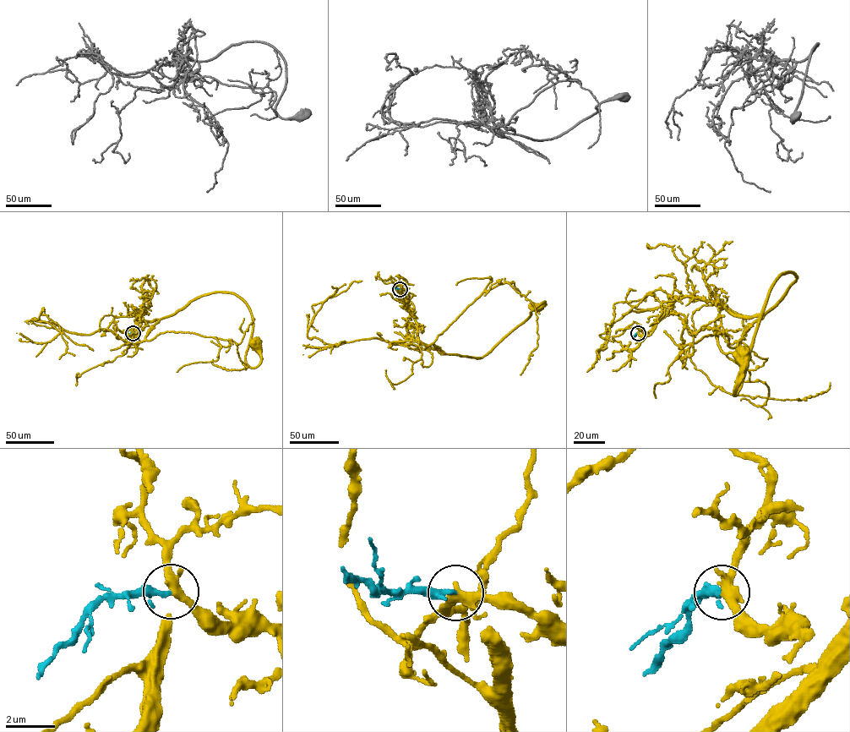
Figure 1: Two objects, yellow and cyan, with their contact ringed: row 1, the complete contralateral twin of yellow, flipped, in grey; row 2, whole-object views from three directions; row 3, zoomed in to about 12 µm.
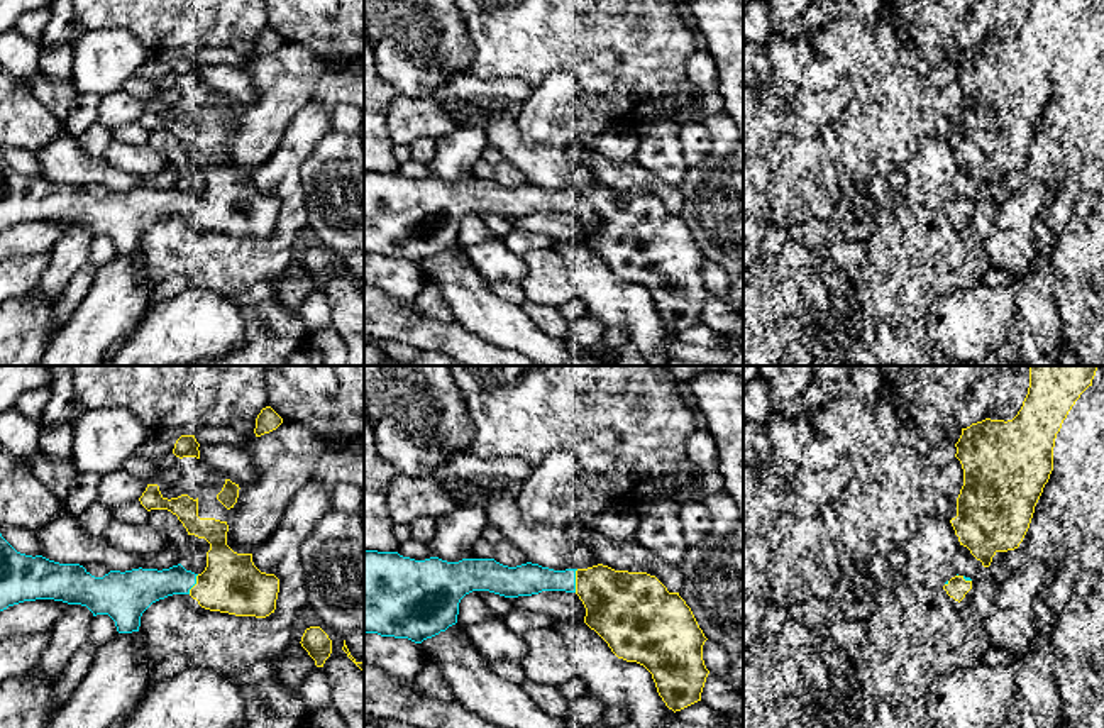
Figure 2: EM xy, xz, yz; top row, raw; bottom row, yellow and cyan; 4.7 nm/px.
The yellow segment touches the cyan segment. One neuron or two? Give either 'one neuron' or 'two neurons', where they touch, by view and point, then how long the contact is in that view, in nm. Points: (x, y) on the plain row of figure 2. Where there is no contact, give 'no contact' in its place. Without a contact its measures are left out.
one neuron | xz (576, 202) | 110 nm

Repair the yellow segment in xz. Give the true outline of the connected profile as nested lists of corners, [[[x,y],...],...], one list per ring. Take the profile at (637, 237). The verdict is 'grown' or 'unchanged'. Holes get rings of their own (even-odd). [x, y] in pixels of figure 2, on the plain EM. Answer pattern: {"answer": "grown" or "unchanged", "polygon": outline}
{"answer": "grown", "polygon": [[[364,169],[364,254],[422,264],[457,244],[459,223],[472,212],[489,212],[505,218],[542,212],[576,213],[586,229],[584,244],[618,279],[637,283],[652,295],[657,313],[669,330],[676,334],[701,322],[709,295],[703,281],[703,266],[708,259],[679,213],[669,213],[655,196],[615,191],[603,185],[554,191],[532,183],[508,188],[494,179],[415,181],[398,173]]]}

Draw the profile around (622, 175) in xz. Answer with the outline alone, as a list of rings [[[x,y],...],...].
[[[588,142],[571,147],[576,156],[598,179],[599,185],[615,191],[647,193],[655,196],[669,213],[679,213],[684,196],[679,186],[667,185],[655,173],[647,171],[635,159],[610,159],[594,152]]]

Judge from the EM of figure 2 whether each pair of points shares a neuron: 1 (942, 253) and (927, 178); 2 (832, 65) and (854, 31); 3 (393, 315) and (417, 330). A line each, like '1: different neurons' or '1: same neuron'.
1: different neurons
2: same neuron
3: same neuron

